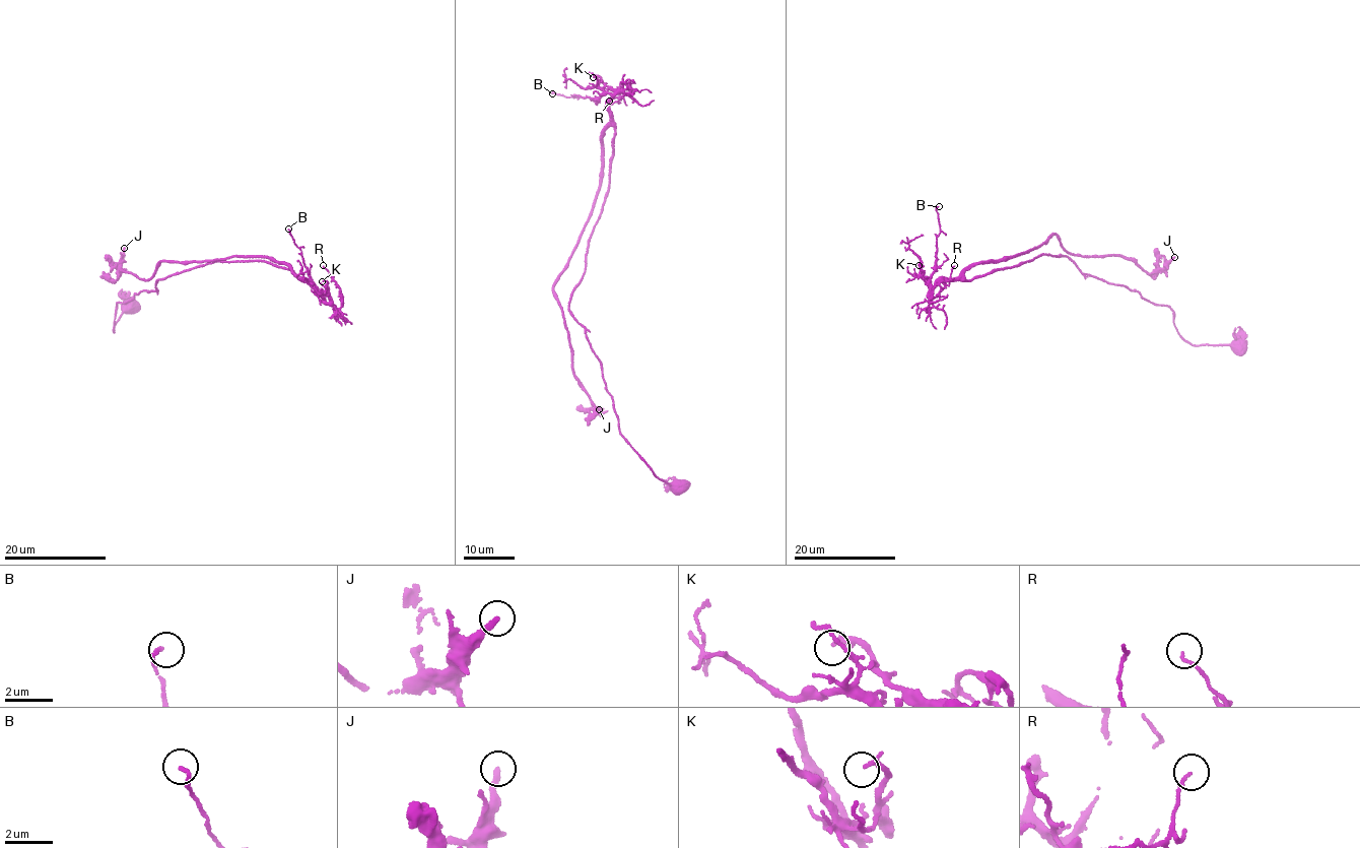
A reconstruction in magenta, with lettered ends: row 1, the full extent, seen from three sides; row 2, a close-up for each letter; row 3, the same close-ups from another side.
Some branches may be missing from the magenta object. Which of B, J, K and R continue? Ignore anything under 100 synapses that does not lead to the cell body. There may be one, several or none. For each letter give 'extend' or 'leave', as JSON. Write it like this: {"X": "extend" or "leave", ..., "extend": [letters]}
{"B": "leave", "J": "leave", "K": "leave", "R": "leave", "extend": []}

